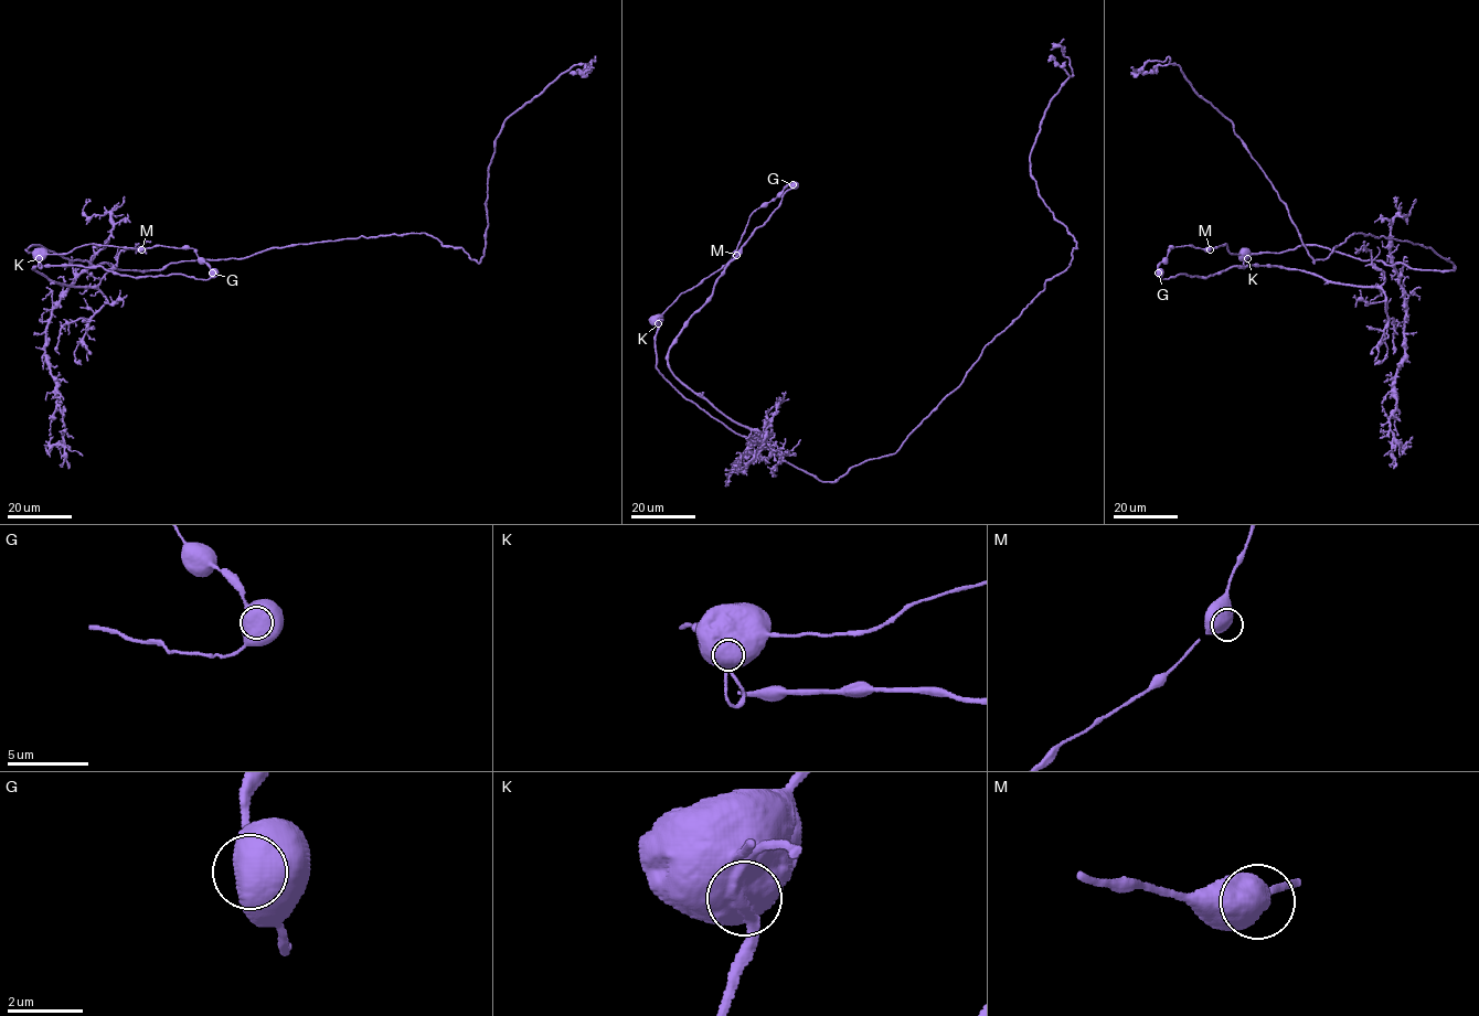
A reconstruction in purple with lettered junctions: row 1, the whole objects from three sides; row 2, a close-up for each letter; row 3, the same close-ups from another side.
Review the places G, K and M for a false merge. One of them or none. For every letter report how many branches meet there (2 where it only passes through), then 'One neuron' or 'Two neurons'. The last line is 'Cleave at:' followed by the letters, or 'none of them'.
G: Branches: 1. One neuron
K: Branches: 1. One neuron
M: Branches: 1. One neuron
Cleave at: none of them

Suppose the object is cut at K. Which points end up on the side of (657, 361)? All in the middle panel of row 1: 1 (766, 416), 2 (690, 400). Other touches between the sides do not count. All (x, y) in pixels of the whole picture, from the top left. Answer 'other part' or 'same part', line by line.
1: other part
2: same part

